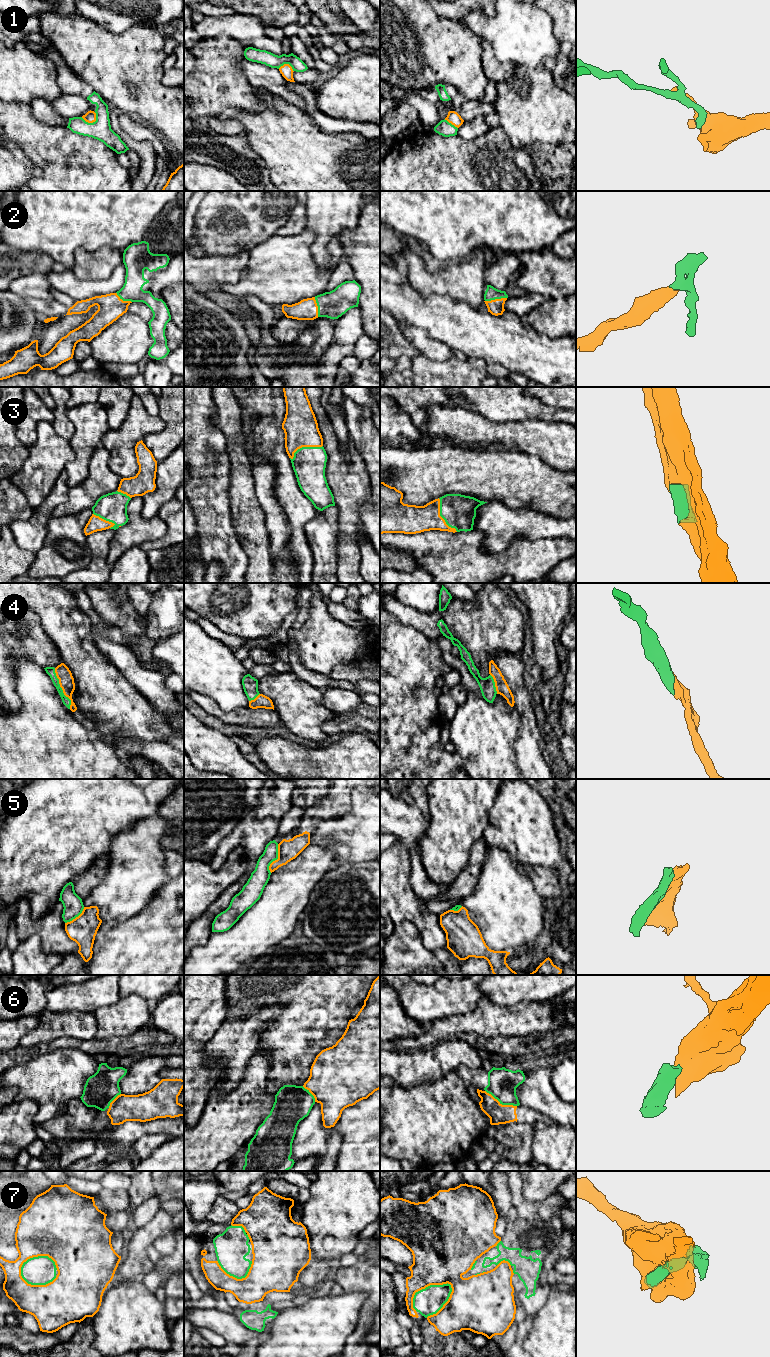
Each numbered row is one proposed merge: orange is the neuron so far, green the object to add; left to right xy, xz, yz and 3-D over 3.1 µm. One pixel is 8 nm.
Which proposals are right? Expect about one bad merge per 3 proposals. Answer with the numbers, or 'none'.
2, 3, 4, 7

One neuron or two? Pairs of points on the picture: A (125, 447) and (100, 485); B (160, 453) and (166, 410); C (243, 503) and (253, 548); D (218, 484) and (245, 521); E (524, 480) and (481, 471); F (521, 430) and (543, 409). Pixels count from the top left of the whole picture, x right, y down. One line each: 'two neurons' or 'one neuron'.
A: two neurons
B: one neuron
C: one neuron
D: two neurons
E: one neuron
F: two neurons

